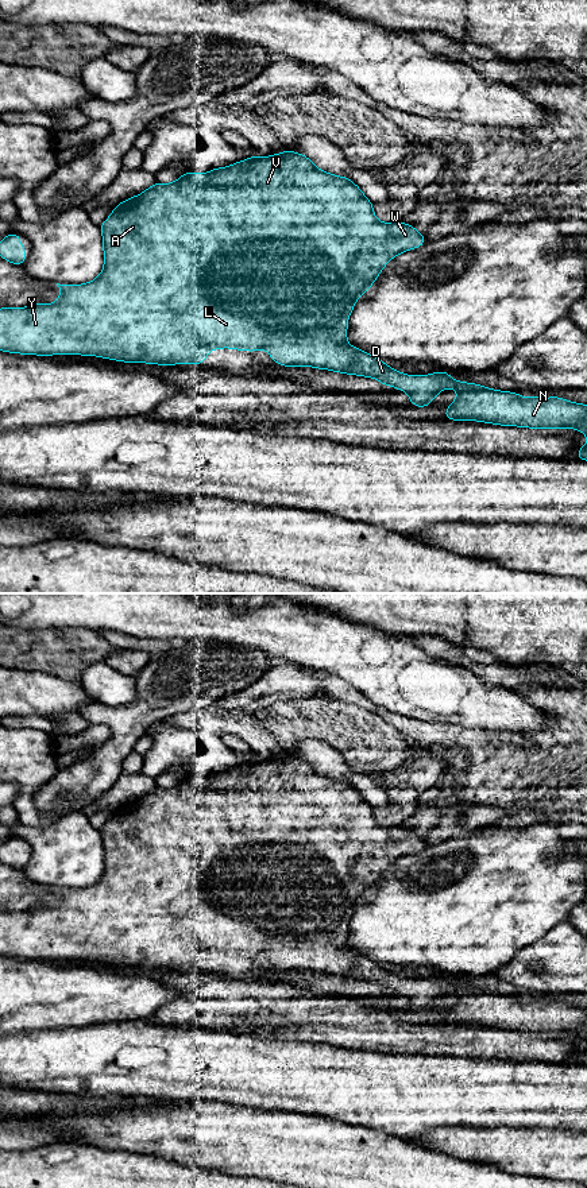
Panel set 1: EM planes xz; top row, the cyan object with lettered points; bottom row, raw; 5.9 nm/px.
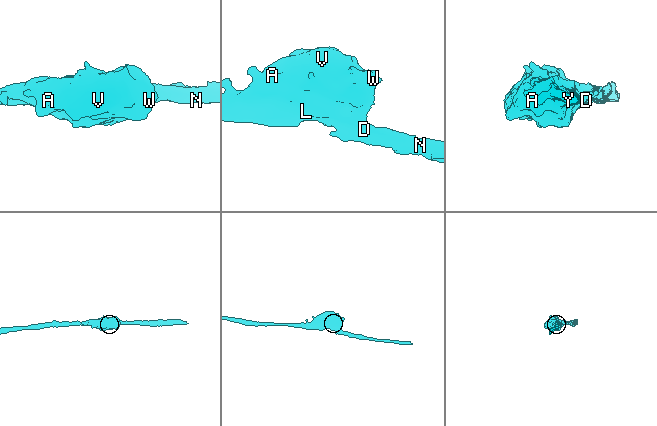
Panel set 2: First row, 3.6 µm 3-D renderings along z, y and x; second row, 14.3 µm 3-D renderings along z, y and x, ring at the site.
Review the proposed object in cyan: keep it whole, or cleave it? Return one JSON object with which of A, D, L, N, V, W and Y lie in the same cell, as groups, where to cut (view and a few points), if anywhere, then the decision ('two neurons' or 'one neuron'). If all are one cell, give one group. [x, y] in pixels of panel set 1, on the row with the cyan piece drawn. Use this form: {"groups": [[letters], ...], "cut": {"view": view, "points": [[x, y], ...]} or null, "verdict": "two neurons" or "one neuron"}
{"groups": [["A", "D", "L", "N", "V", "W", "Y"]], "cut": null, "verdict": "one neuron"}

